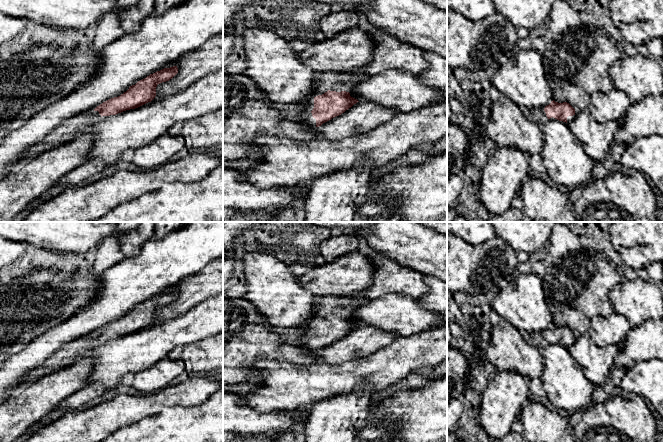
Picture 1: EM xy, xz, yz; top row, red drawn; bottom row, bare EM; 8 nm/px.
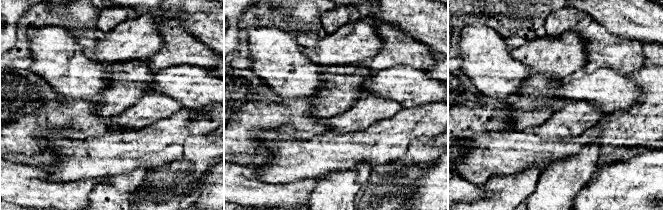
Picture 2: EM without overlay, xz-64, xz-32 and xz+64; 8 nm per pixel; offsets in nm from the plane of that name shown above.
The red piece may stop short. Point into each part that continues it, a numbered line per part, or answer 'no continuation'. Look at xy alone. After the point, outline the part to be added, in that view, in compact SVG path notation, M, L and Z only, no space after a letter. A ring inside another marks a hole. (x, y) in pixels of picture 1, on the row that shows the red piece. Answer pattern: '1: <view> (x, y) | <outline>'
1: xy (67, 131) | M92 110L67 119L58 125L43 140L30 146L19 155L18 160L22 162L50 148L72 142L78 135L86 132L87 129L100 118L101 115L99 112Z

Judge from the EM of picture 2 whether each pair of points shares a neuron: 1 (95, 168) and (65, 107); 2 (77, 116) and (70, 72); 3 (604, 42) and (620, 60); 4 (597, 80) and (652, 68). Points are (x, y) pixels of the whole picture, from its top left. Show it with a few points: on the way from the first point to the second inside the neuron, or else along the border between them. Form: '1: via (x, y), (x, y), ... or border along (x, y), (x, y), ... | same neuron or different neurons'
1: border along (104, 133), (84, 139), (71, 139), (58, 135) | different neurons
2: border along (53, 88), (63, 96), (91, 101) | different neurons
3: via (608, 46), (618, 56) | same neuron
4: border along (633, 78), (642, 90), (642, 95), (636, 101) | different neurons

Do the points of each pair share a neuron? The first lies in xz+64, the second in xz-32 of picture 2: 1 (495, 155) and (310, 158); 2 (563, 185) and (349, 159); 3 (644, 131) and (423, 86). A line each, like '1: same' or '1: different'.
1: same
2: different
3: different

